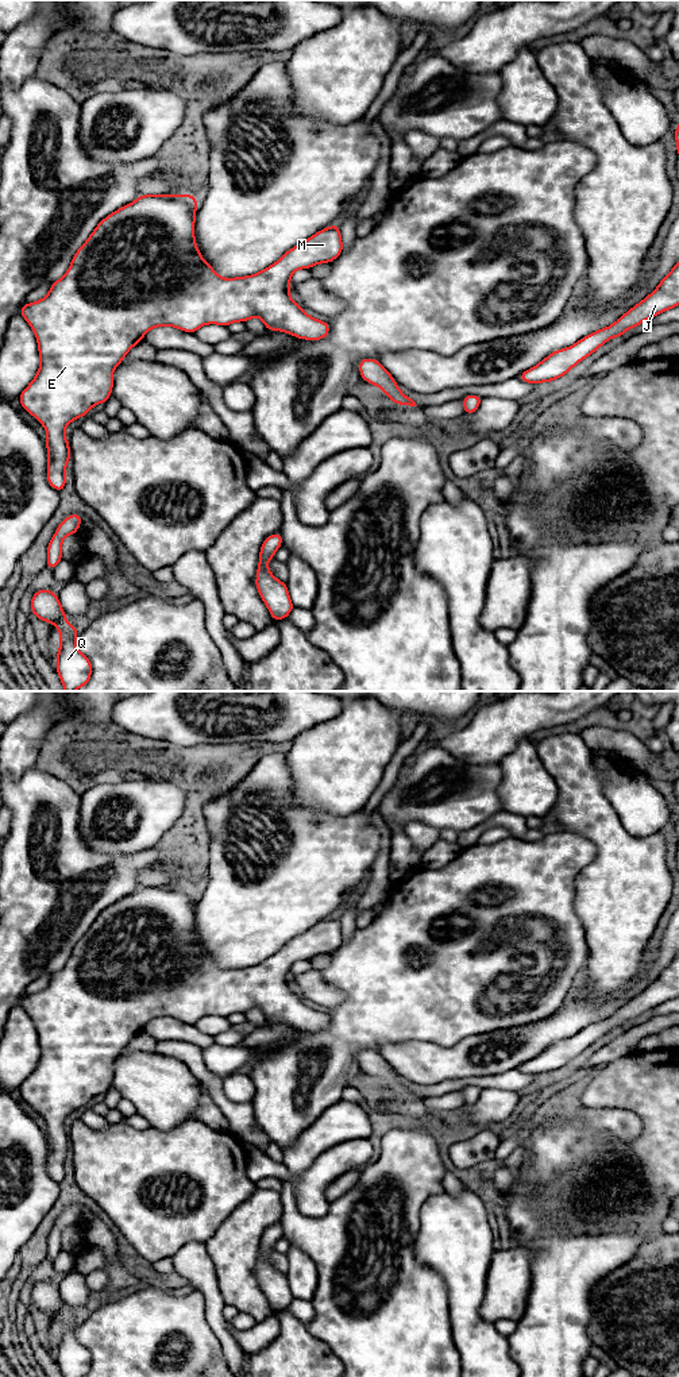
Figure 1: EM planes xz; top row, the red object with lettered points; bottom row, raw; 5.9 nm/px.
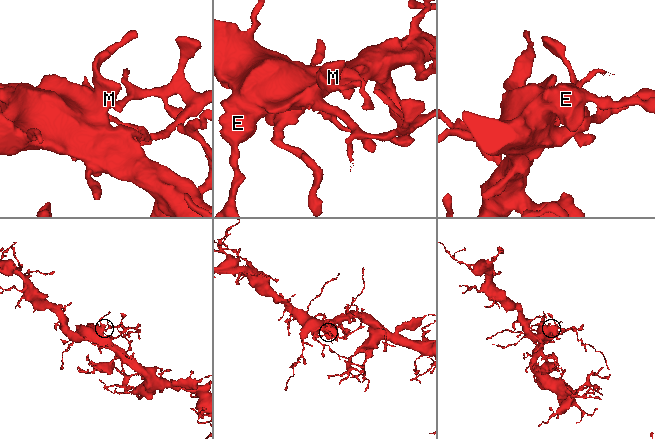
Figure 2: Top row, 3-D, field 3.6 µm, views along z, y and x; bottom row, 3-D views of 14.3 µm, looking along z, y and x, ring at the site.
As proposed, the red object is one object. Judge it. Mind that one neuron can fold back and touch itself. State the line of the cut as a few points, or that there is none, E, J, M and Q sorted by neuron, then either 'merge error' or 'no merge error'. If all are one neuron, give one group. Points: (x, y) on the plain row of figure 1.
cut none; groups E J M Q; no merge error

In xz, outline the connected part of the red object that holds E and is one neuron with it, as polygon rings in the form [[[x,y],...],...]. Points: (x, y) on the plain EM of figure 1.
[[[192,886],[147,887],[108,906],[77,941],[66,965],[51,975],[47,987],[24,995],[19,1003],[30,1015],[38,1031],[39,1061],[31,1075],[20,1084],[19,1092],[46,1120],[47,1174],[61,1183],[66,1177],[65,1160],[70,1152],[70,1138],[65,1129],[69,1114],[85,1107],[94,1096],[112,1087],[113,1061],[128,1042],[143,1033],[143,1026],[155,1018],[175,1018],[194,1025],[205,1015],[228,1018],[261,1008],[267,1022],[282,1022],[297,1030],[321,1031],[329,1025],[329,1015],[305,1004],[289,986],[290,968],[296,961],[329,954],[343,944],[337,915],[323,919],[309,930],[285,944],[274,956],[246,968],[221,969],[198,944],[194,930],[197,888]]]

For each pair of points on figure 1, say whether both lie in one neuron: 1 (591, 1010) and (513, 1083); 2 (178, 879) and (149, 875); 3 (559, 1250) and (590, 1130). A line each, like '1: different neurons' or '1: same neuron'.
1: different neurons
2: same neuron
3: same neuron

